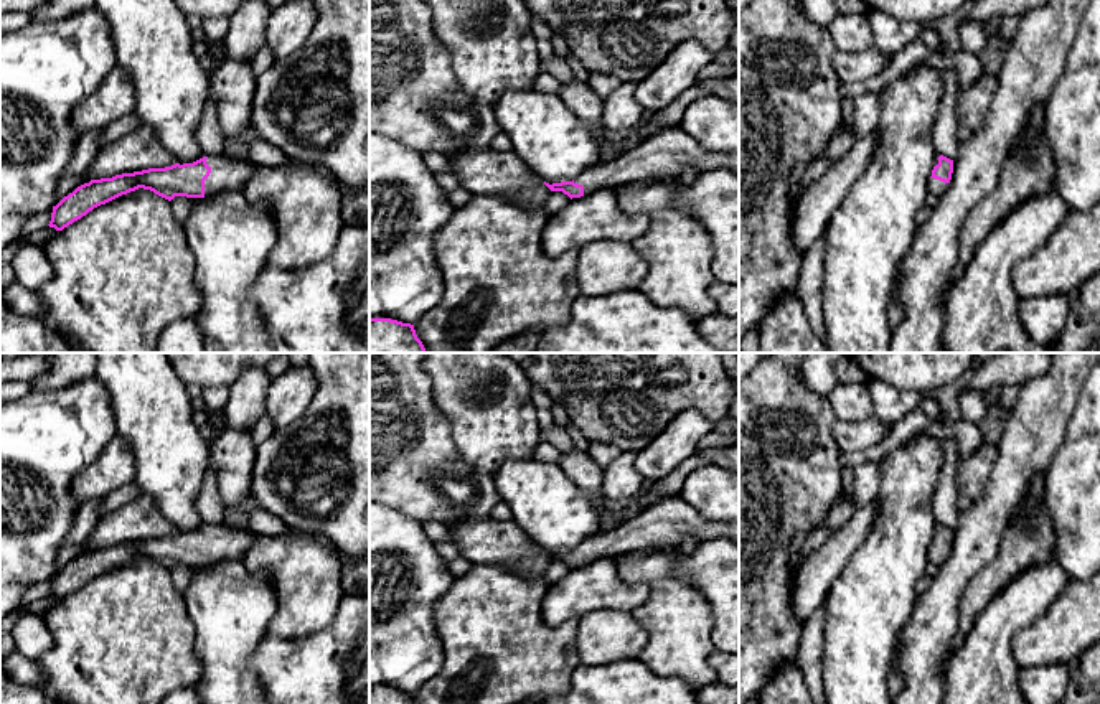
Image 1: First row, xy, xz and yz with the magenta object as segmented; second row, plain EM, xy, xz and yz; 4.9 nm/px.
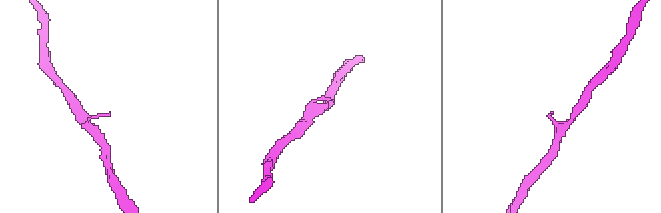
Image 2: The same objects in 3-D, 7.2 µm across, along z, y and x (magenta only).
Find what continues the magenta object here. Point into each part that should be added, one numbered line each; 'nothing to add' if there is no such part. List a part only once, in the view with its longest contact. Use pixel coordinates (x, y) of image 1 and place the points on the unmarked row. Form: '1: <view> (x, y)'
1: xy (228, 541)

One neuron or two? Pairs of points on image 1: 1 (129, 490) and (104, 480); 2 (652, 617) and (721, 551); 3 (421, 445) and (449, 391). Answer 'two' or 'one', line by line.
1: two
2: two
3: two

